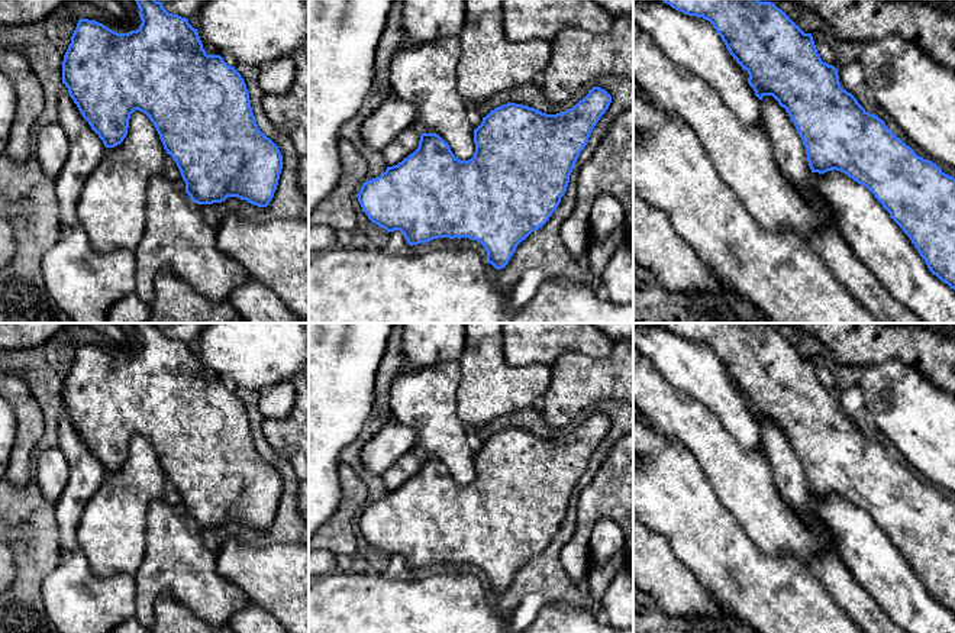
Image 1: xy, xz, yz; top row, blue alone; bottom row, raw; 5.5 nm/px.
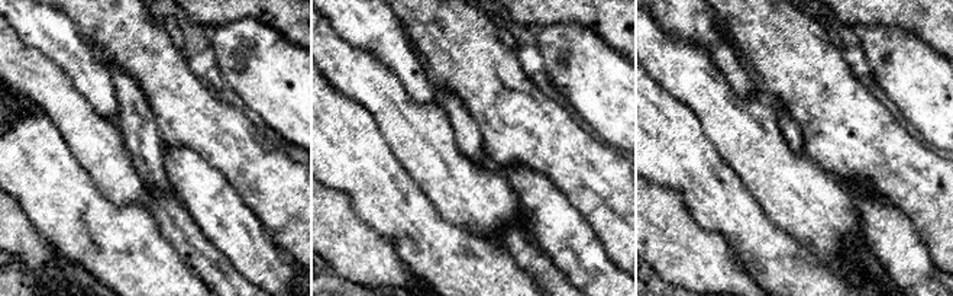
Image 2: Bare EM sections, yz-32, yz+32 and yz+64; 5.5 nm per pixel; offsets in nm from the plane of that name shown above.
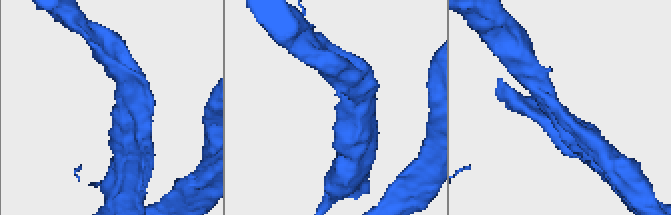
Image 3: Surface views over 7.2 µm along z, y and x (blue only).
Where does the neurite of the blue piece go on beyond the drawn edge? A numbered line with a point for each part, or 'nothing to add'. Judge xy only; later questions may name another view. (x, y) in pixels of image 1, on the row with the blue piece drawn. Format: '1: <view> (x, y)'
1: xy (86, 148)

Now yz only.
1: yz (790, 154)

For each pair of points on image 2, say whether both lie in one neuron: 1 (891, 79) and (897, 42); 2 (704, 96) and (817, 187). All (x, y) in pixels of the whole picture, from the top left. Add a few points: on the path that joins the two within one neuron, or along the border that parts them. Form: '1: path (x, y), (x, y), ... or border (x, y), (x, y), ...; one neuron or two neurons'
1: path (897, 70), (897, 51); one neuron
2: path (732, 124), (790, 182); one neuron

